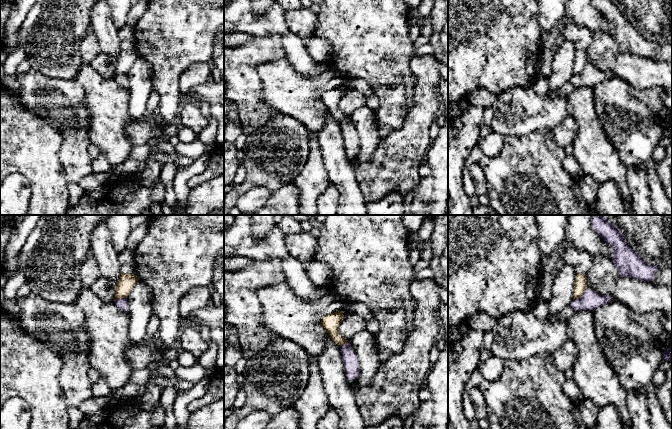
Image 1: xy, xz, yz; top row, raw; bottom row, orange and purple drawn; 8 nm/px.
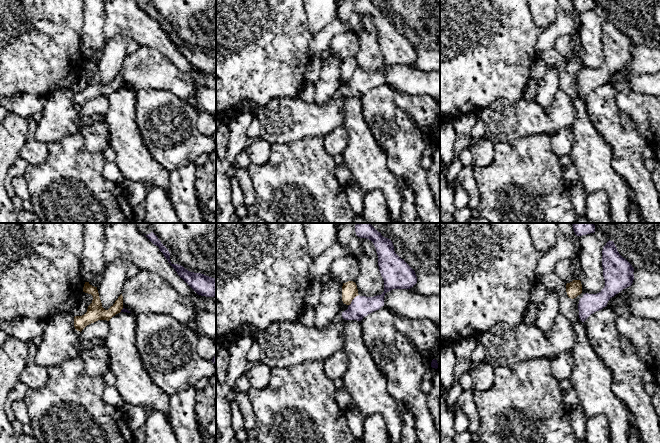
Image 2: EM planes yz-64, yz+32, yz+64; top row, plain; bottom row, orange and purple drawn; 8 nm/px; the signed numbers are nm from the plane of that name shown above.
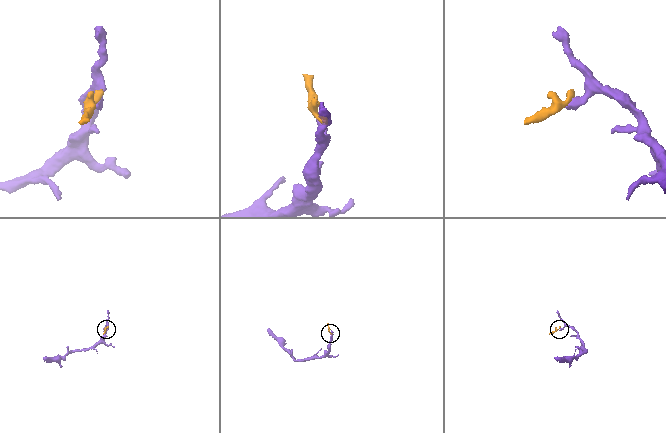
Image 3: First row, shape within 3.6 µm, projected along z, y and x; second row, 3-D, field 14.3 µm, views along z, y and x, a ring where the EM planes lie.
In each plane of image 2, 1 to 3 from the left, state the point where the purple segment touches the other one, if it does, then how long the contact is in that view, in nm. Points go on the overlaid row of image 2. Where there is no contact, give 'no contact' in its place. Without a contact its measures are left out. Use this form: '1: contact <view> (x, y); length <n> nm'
1: contact yz-64 (121, 309); length 50 nm
2: contact yz+32 (352, 299); length 120 nm
3: no contact

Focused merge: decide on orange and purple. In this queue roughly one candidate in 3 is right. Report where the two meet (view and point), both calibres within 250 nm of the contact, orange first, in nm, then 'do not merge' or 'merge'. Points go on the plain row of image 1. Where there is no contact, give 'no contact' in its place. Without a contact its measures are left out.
meets orange in yz at (580, 72); 100 nm thick on the orange side, 160 nm on the other; do not merge

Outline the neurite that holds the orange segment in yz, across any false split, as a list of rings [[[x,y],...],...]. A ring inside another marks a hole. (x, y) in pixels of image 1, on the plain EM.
[[[578,49],[575,55],[573,76],[580,74],[587,66],[586,50]]]

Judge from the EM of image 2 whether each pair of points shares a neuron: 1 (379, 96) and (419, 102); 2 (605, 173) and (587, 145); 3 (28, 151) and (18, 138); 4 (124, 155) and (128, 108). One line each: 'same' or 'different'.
1: different
2: same
3: different
4: same

